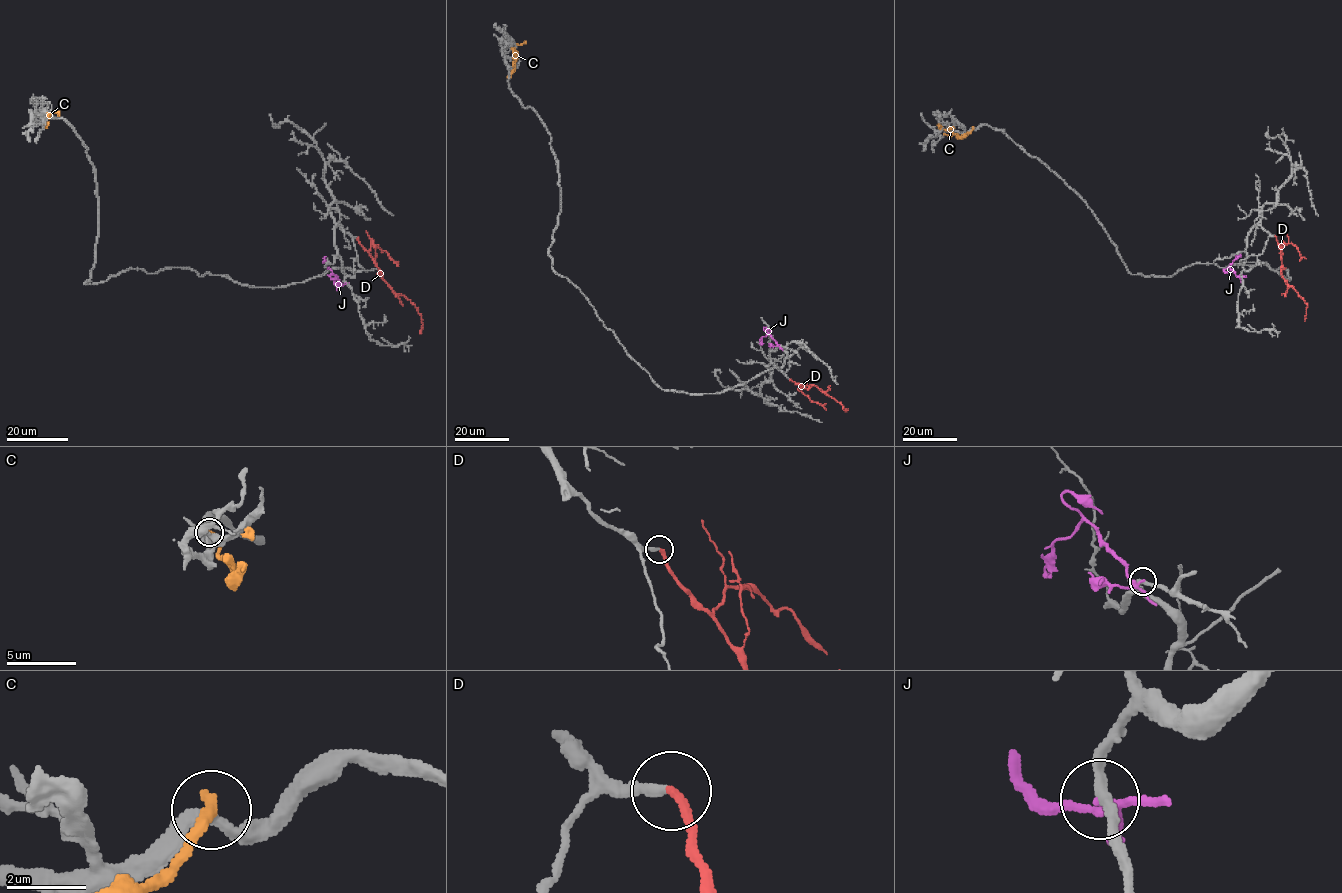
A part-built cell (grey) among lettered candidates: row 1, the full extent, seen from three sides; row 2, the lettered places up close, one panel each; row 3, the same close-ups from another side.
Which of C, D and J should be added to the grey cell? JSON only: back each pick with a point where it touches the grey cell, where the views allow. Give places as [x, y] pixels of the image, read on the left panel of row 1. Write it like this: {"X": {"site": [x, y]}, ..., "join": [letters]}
{"D": {"site": [356, 237]}, "join": ["D"]}

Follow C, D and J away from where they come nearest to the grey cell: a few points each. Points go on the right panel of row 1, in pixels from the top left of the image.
C: (973, 127), (960, 136), (940, 125), (938, 128)
D: (1275, 235), (1282, 252), (1281, 276), (1307, 304), (1305, 320)
J: (1241, 276), (1238, 277), (1229, 267), (1240, 253)

